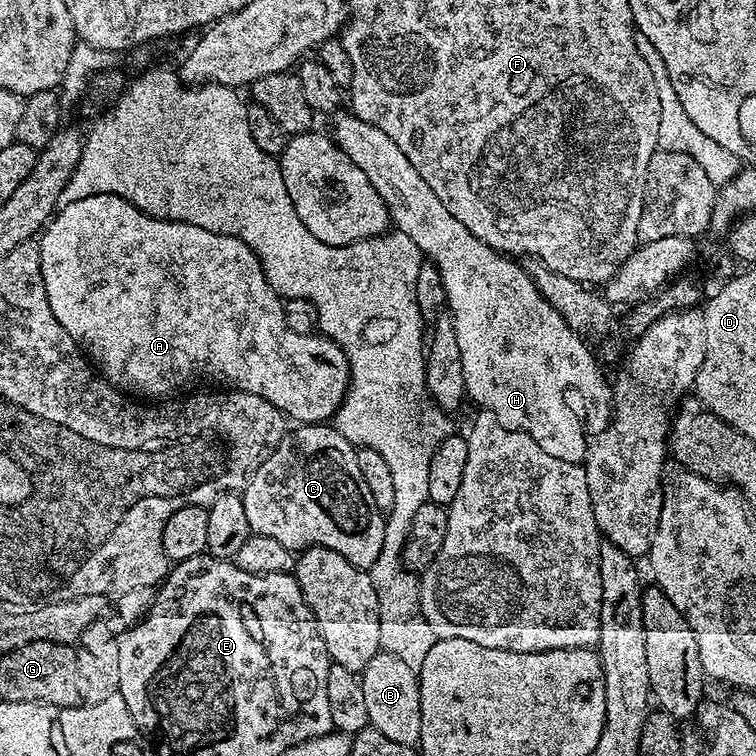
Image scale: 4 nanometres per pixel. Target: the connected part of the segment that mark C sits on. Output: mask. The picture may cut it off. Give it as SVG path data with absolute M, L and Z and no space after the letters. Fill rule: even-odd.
M328 422L323 424L300 424L293 428L296 429L293 432L291 429L291 431L284 435L278 442L274 454L270 454L270 458L266 458L266 462L262 462L262 466L258 466L258 470L250 477L247 484L244 485L242 495L244 497L244 505L246 506L246 522L250 522L255 535L275 538L277 542L282 542L282 546L286 546L287 548L293 550L329 548L338 554L342 554L342 558L346 558L354 566L365 570L371 569L374 558L378 558L378 553L382 550L386 516L374 502L374 494L370 494L370 486L366 486L366 478L362 474L362 470L358 470L356 448L346 438L342 438L342 434L338 434L336 427Z

